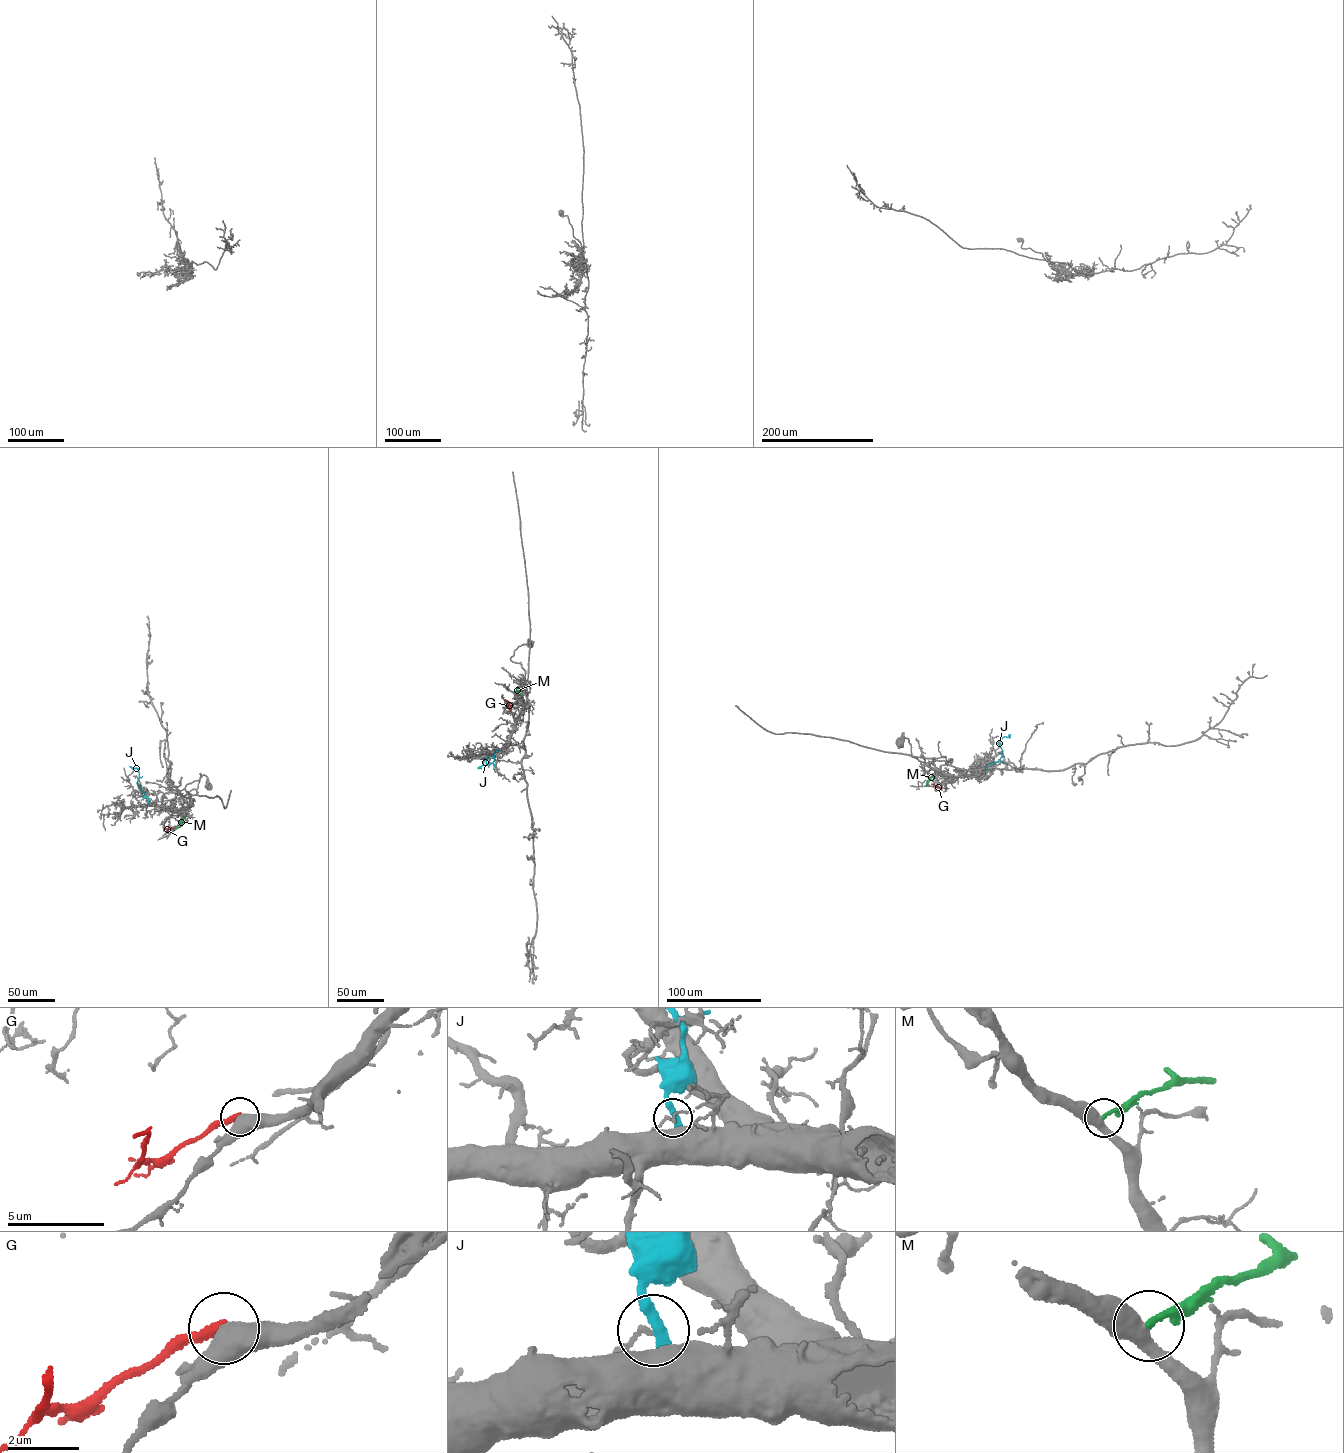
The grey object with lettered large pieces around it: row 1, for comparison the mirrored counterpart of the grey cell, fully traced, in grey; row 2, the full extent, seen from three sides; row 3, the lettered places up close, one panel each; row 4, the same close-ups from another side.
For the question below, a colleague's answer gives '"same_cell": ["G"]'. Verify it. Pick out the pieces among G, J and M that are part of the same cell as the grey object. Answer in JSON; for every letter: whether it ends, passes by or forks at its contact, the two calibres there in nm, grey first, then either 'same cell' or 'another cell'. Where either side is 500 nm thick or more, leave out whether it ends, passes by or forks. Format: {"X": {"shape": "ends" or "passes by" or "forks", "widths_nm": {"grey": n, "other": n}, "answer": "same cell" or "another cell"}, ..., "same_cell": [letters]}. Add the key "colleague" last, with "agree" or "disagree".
{"G": {"widths_nm": {"grey": 600, "other": 340}, "answer": "same cell"}, "J": {"shape": "ends", "widths_nm": {"grey": 130, "other": 440}, "answer": "another cell"}, "M": {"widths_nm": {"grey": 550, "other": 220}, "answer": "another cell"}, "same_cell": ["G"], "colleague": "agree"}

